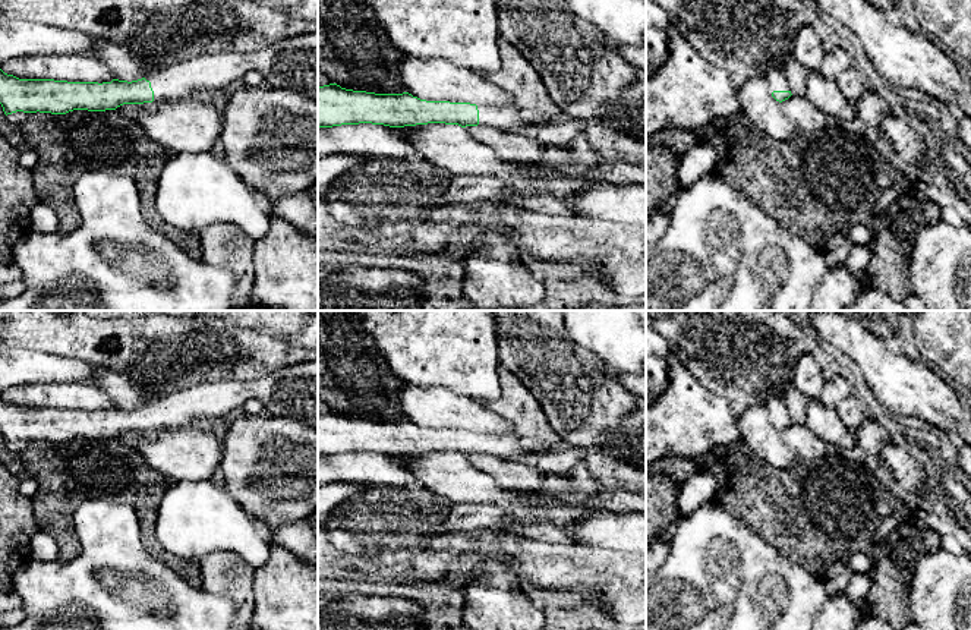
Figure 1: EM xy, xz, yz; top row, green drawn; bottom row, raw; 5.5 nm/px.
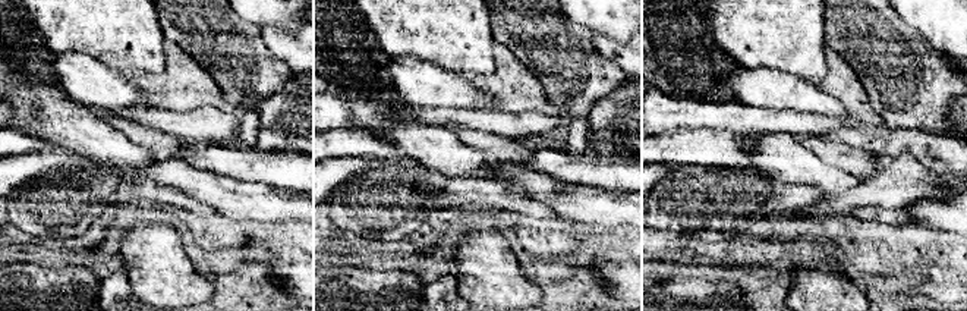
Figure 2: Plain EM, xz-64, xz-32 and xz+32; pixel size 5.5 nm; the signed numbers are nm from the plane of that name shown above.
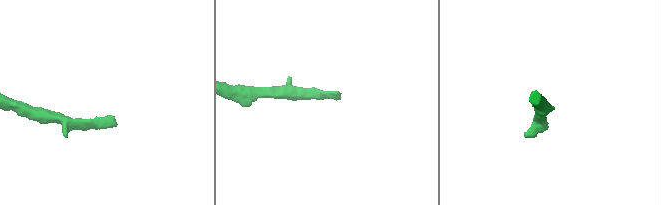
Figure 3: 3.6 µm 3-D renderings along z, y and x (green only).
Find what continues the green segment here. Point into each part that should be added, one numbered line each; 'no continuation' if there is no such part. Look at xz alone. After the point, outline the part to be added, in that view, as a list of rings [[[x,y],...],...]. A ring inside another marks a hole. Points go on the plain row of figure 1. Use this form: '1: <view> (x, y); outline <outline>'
1: xz (507, 447); outline [[[477,434],[479,438],[479,454],[495,456],[501,459],[511,460],[518,454],[548,451],[559,445],[555,440],[554,442],[545,442],[540,438],[527,438],[518,435],[489,435]]]

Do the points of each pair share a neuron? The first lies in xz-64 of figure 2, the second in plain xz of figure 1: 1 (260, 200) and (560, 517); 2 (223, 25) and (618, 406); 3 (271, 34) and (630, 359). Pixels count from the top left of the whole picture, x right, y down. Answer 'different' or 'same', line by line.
1: different
2: same
3: different

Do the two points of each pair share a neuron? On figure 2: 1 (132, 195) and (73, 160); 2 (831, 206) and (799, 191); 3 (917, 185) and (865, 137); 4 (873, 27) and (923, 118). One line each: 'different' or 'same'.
1: different
2: different
3: different
4: same

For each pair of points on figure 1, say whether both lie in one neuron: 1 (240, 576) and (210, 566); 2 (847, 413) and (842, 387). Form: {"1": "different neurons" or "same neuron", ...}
{"1": "same neuron", "2": "different neurons"}

